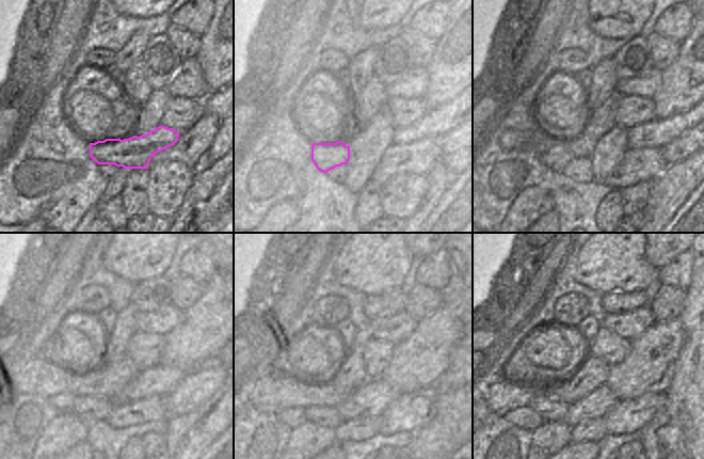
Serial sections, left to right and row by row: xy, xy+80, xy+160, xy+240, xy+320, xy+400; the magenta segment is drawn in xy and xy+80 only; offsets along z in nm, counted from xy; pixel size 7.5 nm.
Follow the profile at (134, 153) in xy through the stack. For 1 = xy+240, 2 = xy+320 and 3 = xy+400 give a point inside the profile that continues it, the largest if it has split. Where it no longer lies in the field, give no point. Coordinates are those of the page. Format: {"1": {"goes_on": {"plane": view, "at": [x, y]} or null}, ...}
{"1": {"goes_on": {"plane": "xy+240", "at": [63, 404]}}, "2": {"goes_on": {"plane": "xy+320", "at": [292, 417]}}, "3": {"goes_on": {"plane": "xy+400", "at": [525, 417]}}}

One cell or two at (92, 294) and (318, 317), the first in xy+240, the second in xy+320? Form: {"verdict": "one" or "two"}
{"verdict": "one"}

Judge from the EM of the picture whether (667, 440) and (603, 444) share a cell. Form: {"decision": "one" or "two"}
{"decision": "two"}

